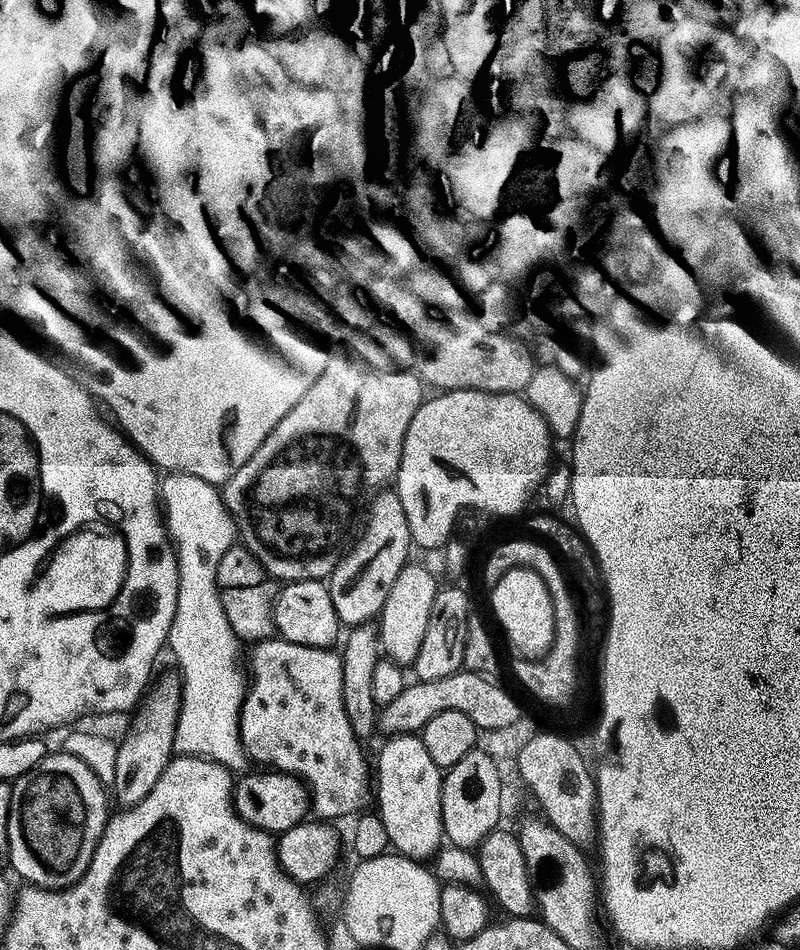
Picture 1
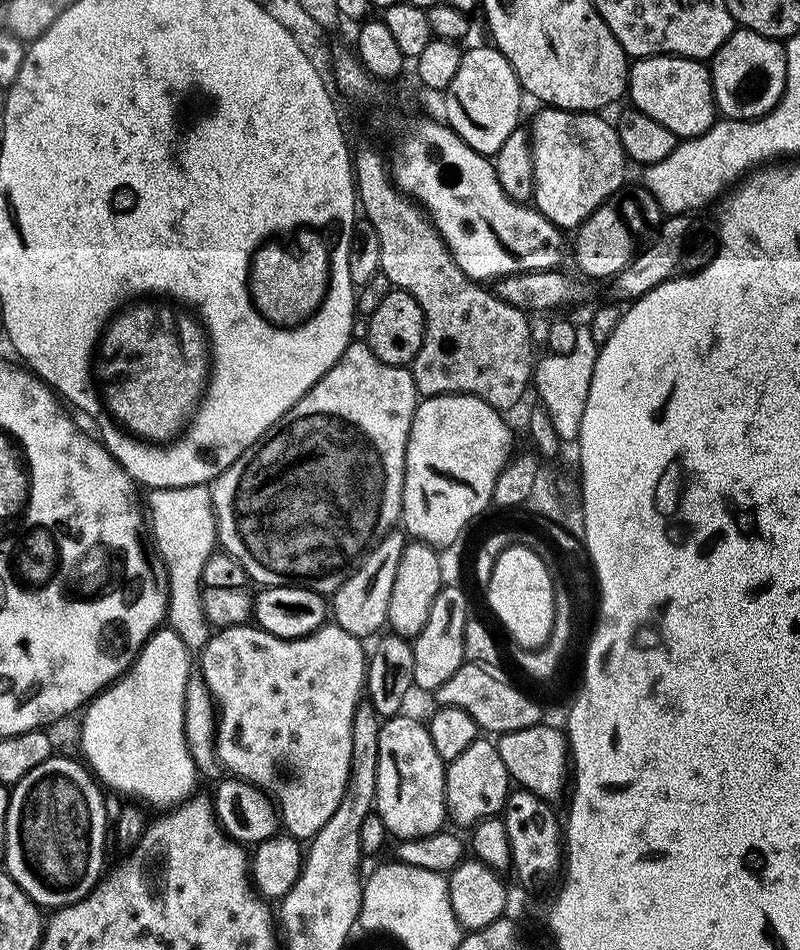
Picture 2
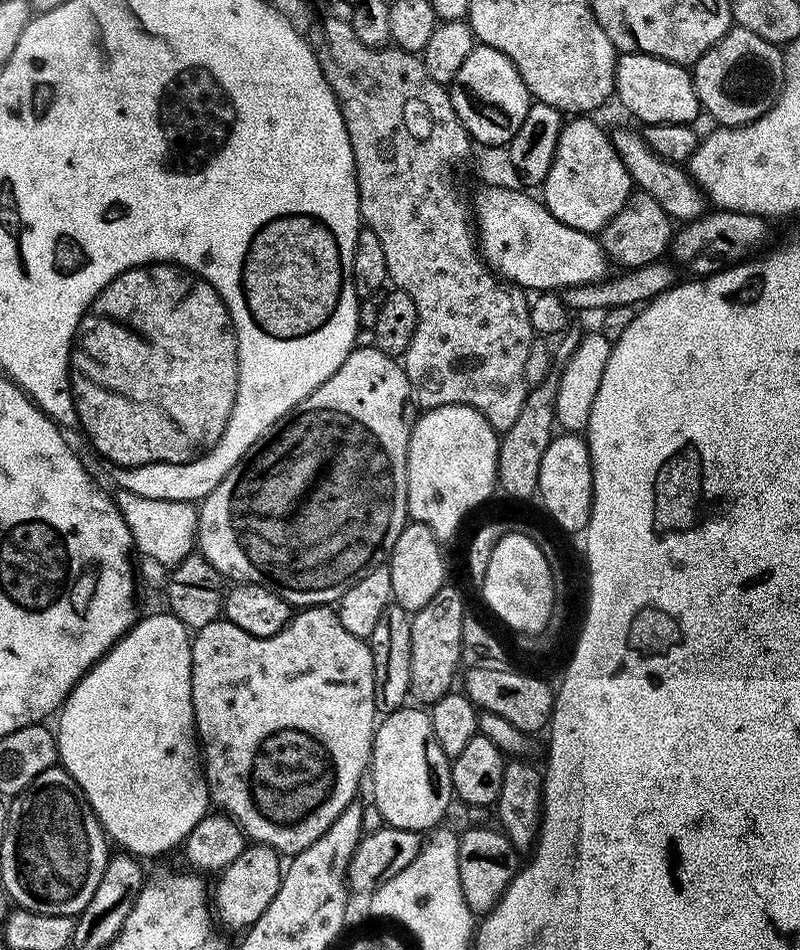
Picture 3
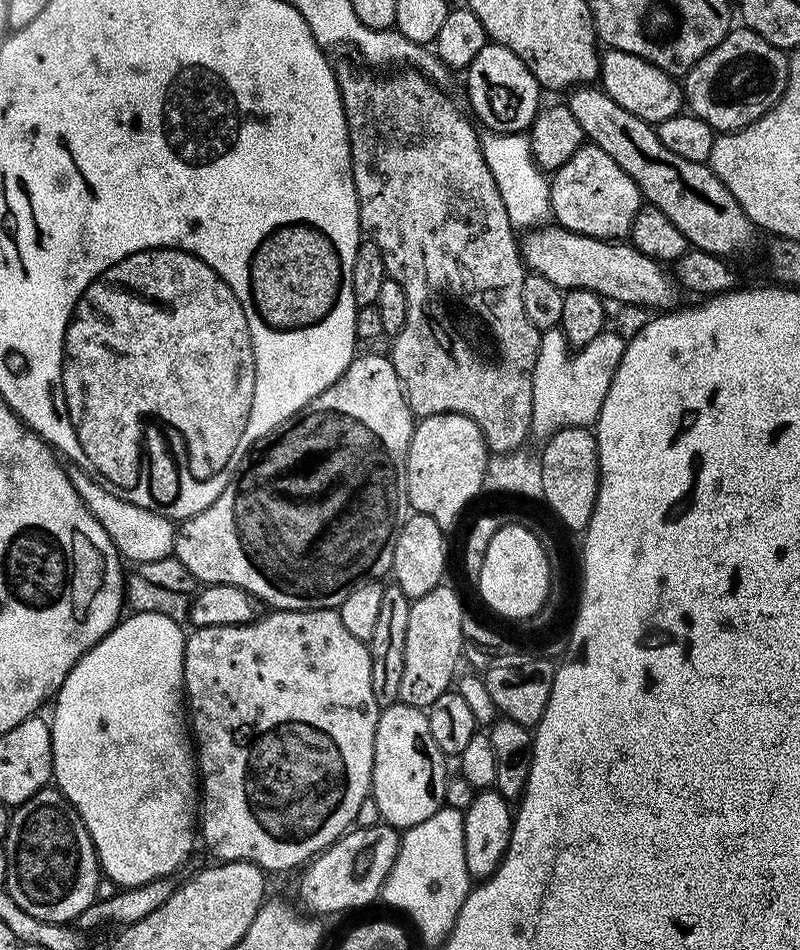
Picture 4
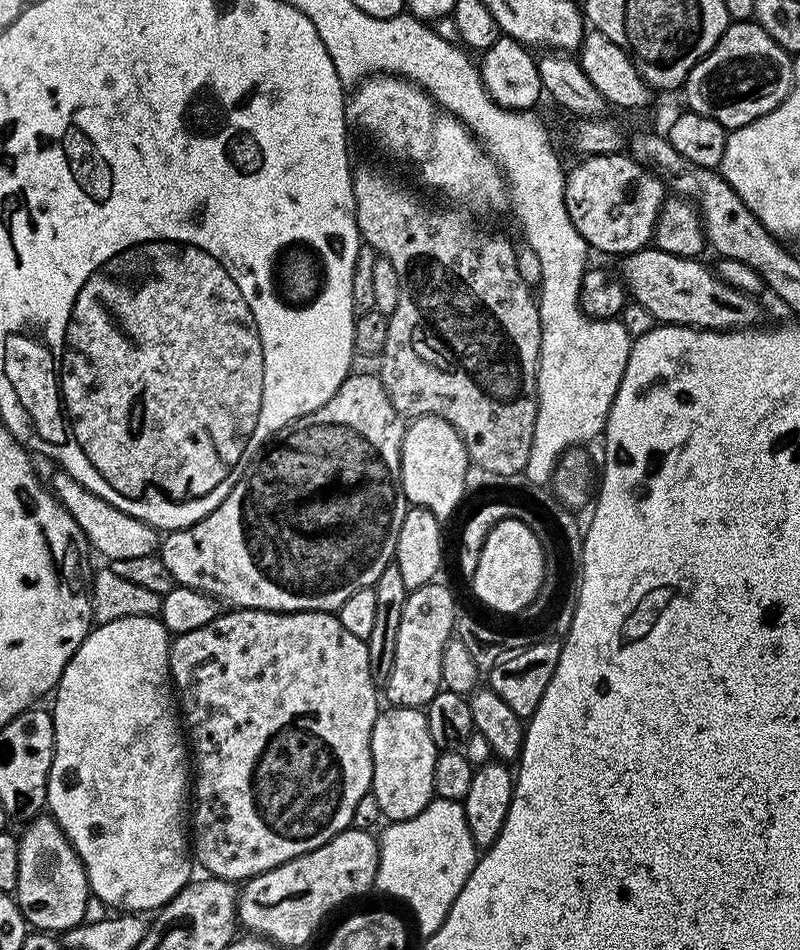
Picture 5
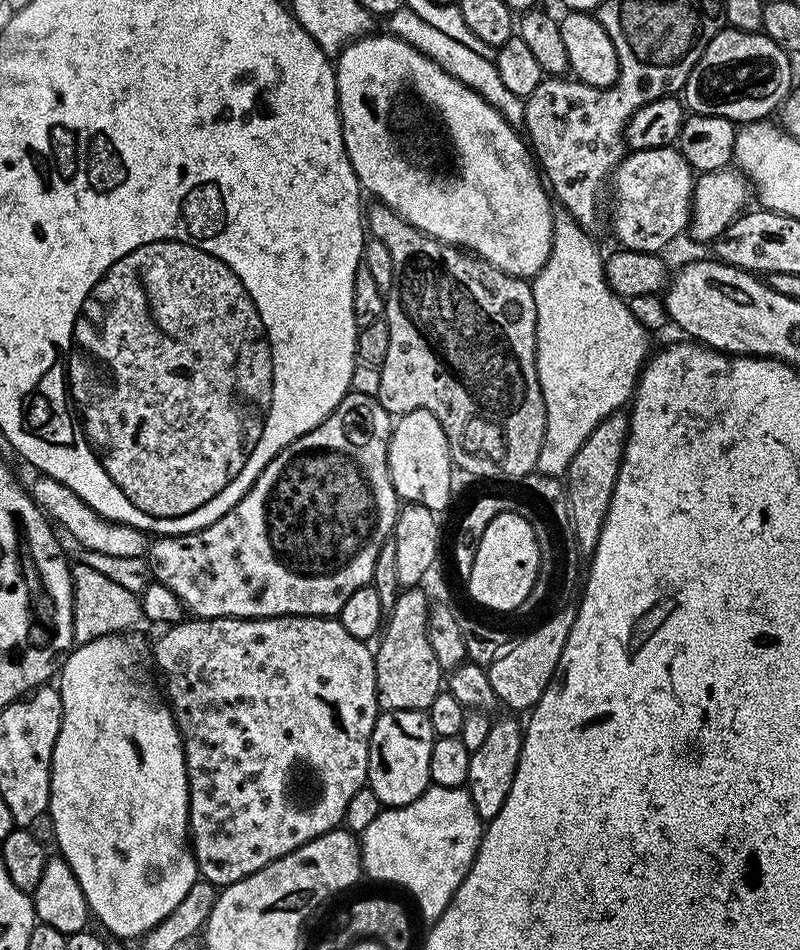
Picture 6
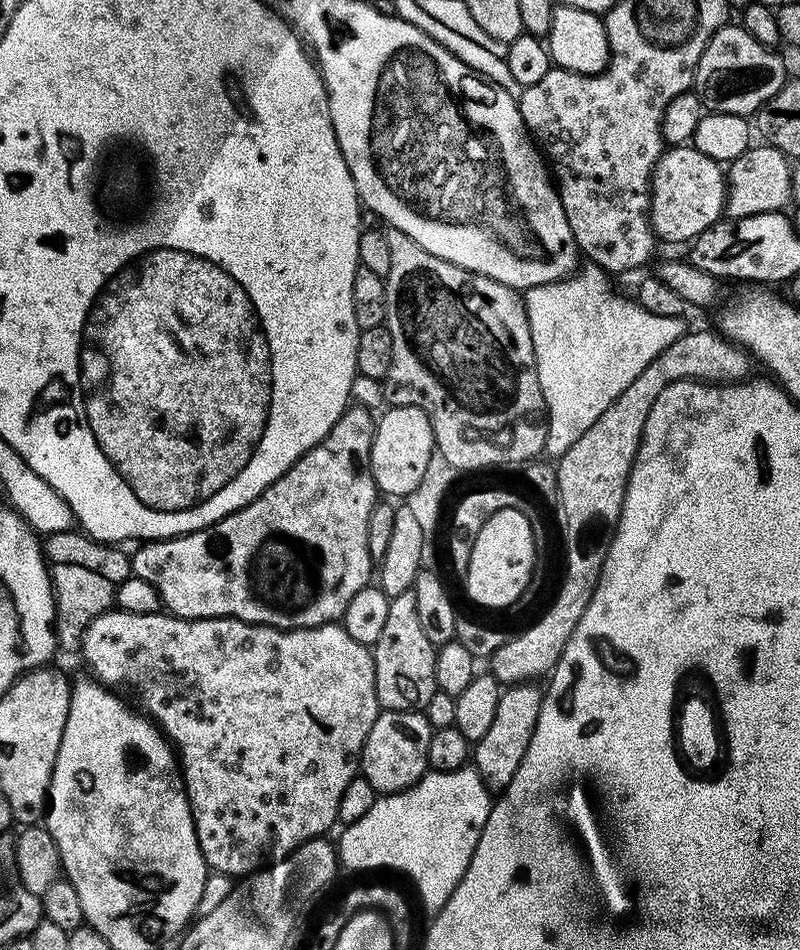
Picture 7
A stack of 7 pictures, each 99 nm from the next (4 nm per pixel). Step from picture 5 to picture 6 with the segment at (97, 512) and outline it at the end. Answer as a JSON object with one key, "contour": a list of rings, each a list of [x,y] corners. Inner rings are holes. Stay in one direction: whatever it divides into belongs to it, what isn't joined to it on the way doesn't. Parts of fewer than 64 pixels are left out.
{"contour":[[[43,474],[35,478],[37,480],[30,484],[32,499],[49,520],[61,529],[64,527],[81,544],[81,549],[98,554],[110,554],[113,558],[138,558],[147,553],[150,540],[139,528],[131,528],[129,524],[119,524],[102,518],[90,506],[86,506],[86,502],[82,502],[82,498],[78,498],[78,494],[70,490],[70,486],[62,486],[62,482],[54,478]]]}

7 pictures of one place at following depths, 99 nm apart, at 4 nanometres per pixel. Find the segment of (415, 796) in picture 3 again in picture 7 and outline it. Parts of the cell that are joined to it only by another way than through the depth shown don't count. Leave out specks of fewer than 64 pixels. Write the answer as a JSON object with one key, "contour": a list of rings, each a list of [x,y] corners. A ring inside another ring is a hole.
{"contour":[[[381,711],[380,717],[370,726],[370,734],[360,752],[359,771],[374,786],[378,794],[401,792],[416,784],[429,771],[428,751],[433,734],[423,711],[389,712]]]}

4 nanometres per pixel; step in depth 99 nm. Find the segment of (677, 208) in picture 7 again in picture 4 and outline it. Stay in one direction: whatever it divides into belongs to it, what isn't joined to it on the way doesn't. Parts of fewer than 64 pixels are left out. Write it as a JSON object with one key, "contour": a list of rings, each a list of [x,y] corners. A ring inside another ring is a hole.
{"contour":[[[585,142],[550,180],[551,215],[559,227],[593,236],[599,240],[624,238],[632,231],[634,218],[640,213],[642,197],[634,178],[596,144]]]}

